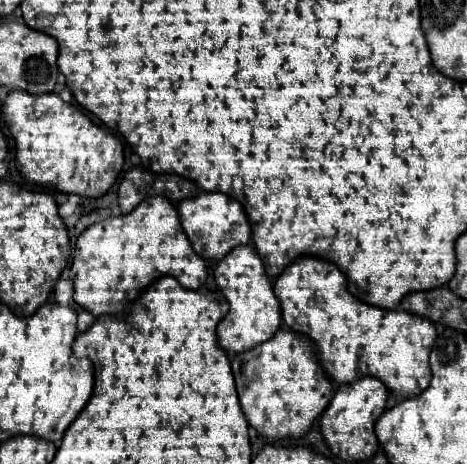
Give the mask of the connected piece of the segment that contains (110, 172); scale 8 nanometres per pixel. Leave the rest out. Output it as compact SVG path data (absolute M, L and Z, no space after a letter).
M11 91L3 103L3 119L15 137L19 171L29 183L67 195L101 197L111 189L123 167L121 141L95 125L77 105L65 103L57 93L29 95Z

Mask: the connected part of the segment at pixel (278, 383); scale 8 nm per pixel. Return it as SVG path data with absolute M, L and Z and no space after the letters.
M281 329L267 343L235 355L231 367L241 409L261 437L303 437L335 395L335 385L329 385L329 379L325 379L313 343L289 329Z

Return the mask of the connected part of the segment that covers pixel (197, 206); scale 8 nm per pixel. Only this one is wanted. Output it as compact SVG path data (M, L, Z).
M219 191L215 193L201 193L193 199L185 199L177 205L179 211L179 221L183 231L187 233L187 239L191 241L195 253L203 259L223 259L231 249L239 245L247 245L251 239L249 223L245 219L245 211L241 203L235 199L229 199L227 195L221 195Z

